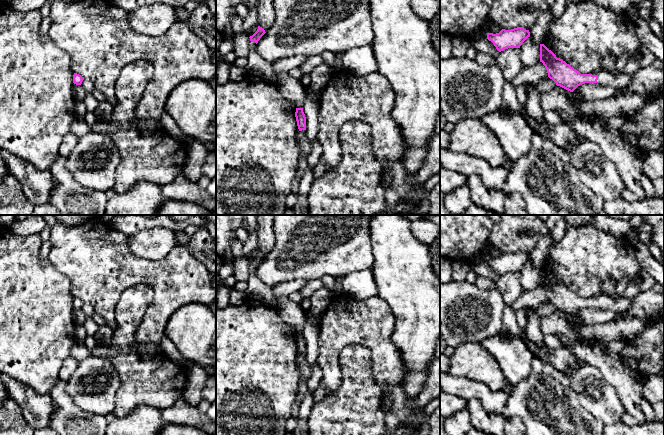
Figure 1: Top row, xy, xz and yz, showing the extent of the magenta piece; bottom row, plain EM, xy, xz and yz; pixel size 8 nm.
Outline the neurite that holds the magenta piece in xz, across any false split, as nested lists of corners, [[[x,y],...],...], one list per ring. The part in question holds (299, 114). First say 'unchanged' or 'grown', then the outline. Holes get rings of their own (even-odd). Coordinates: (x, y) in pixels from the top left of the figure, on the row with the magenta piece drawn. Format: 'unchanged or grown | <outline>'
unchanged | [[[296,108],[295,117],[299,131],[306,130],[306,117],[303,108]]]

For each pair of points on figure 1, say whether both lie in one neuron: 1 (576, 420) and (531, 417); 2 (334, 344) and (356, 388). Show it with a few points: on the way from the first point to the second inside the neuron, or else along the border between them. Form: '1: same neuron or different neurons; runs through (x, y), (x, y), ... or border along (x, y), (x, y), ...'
1: same neuron; runs through (565, 420), (542, 417)
2: different neurons; border along (361, 344), (349, 344), (341, 350), (340, 378)

